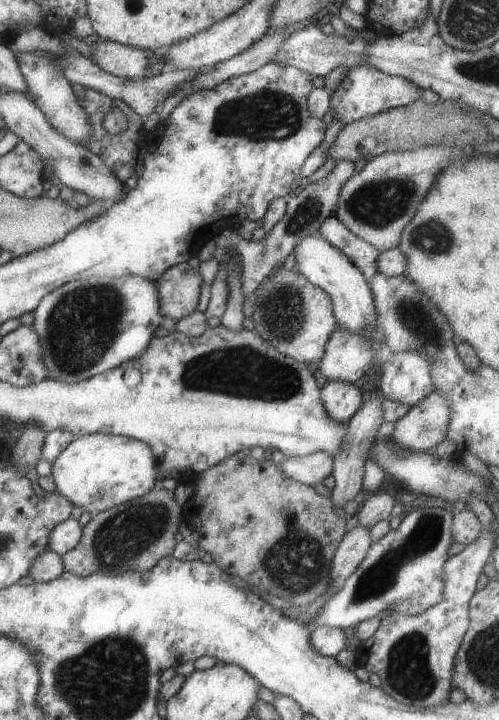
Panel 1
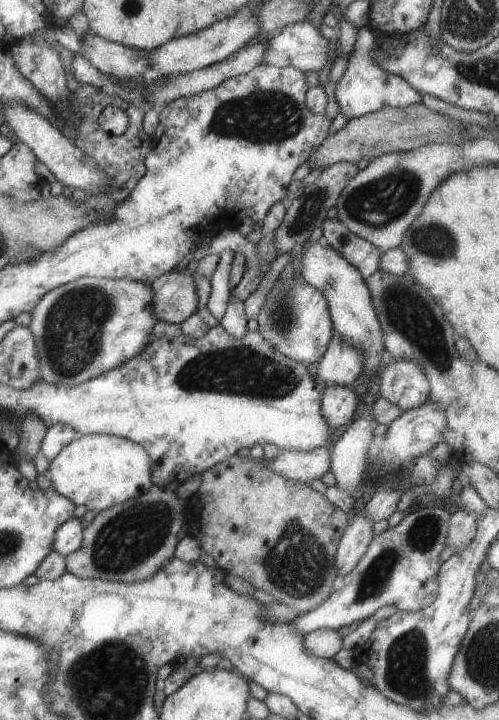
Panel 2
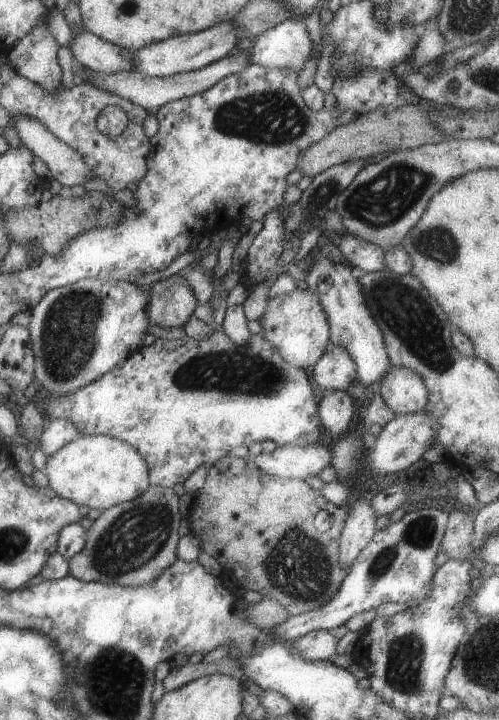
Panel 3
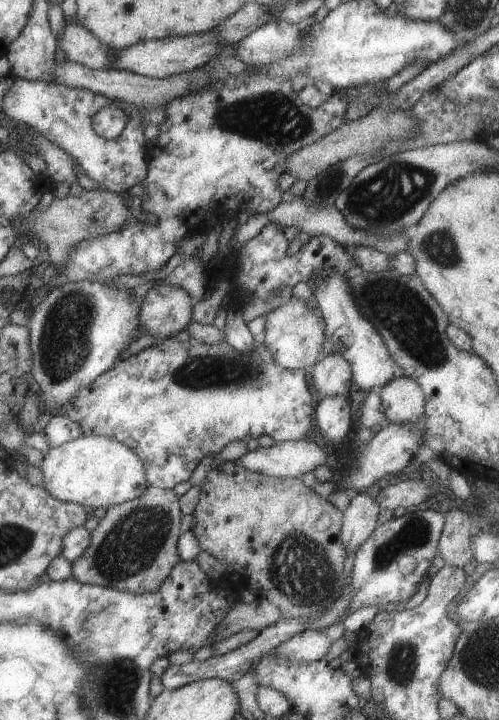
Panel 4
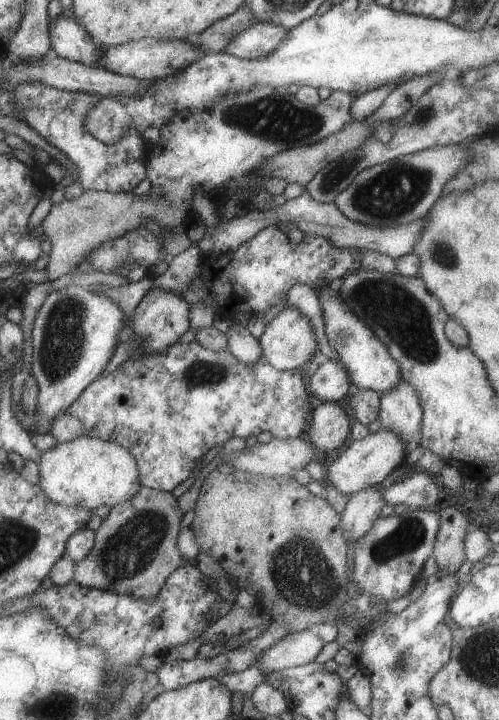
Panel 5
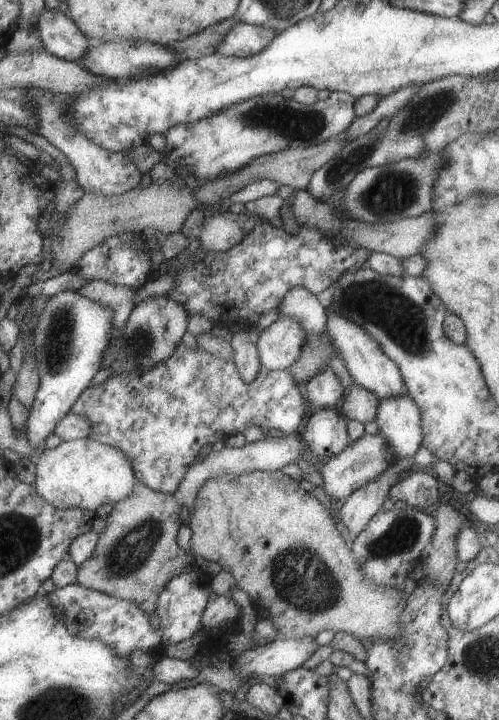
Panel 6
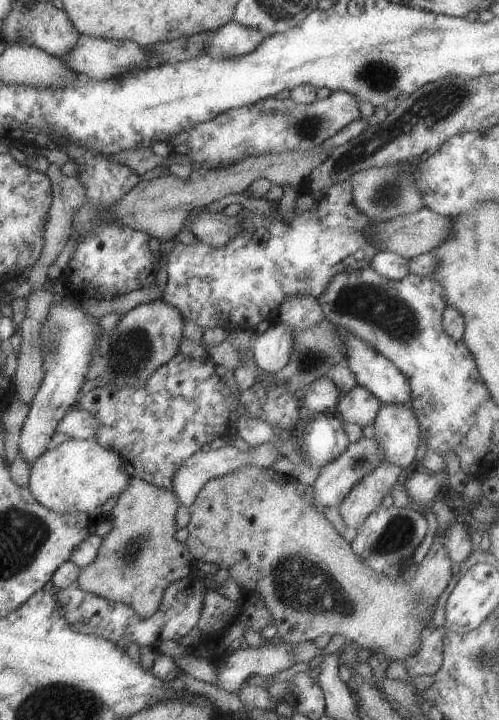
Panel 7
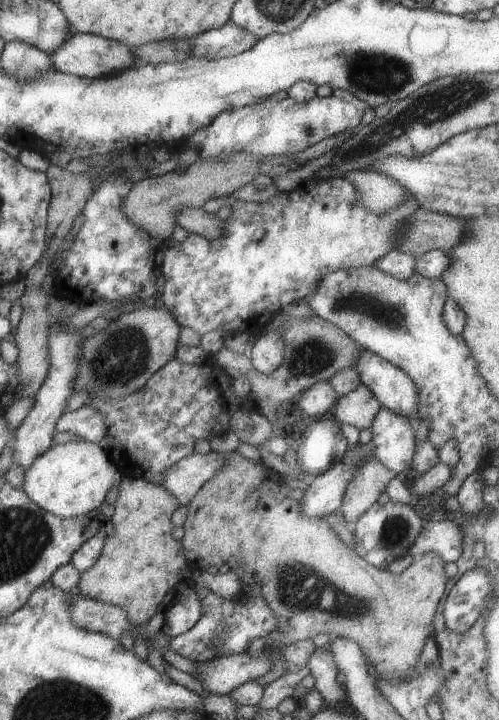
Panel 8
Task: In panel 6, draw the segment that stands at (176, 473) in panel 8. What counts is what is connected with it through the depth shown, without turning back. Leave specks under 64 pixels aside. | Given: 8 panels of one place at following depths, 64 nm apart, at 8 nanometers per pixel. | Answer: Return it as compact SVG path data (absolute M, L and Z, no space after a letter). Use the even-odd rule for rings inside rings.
M273 433L273 437L262 439L254 443L246 443L242 448L227 448L226 446L219 452L210 451L208 456L204 458L198 454L192 464L188 465L186 476L180 482L180 492L183 498L183 504L189 509L193 508L194 501L196 500L200 487L208 478L218 476L218 474L232 473L236 475L248 474L248 472L276 472L281 471L288 464L295 463L299 457L303 458L306 450L303 449L300 436L284 435L279 436Z

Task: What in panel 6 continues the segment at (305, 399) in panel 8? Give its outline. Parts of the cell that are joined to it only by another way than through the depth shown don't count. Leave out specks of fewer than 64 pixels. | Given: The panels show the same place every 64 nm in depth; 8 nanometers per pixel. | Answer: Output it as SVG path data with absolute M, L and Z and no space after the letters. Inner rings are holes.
M326 366L316 376L312 376L304 386L304 396L314 408L342 408L347 388L335 374L331 367Z

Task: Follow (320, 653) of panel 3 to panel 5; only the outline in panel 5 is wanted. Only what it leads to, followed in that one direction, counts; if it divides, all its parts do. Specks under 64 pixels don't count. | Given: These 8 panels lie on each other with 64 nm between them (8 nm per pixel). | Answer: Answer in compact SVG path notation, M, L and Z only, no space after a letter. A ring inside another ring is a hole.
M315 629L294 631L282 638L276 646L268 648L255 666L264 672L280 672L284 668L313 663L325 643Z

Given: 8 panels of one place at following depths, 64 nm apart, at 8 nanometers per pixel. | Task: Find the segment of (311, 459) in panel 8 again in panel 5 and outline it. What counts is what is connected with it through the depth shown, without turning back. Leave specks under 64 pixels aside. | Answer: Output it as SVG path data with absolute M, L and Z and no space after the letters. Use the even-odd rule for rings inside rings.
M324 402L315 406L308 440L312 446L326 455L346 444L351 434L350 418L345 407L338 402Z

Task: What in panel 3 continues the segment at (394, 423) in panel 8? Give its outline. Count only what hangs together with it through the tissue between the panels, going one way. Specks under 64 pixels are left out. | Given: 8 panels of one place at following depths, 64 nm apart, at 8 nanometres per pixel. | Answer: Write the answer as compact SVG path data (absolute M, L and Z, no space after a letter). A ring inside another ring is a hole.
M392 366L382 378L380 396L397 416L422 412L428 404L424 380L406 366Z

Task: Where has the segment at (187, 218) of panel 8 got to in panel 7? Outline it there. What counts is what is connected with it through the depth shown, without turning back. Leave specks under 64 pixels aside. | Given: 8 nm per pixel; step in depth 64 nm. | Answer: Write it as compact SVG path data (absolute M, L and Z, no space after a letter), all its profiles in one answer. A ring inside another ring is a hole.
M198 212L190 221L190 231L205 244L222 247L239 232L242 216L228 217L223 213Z

